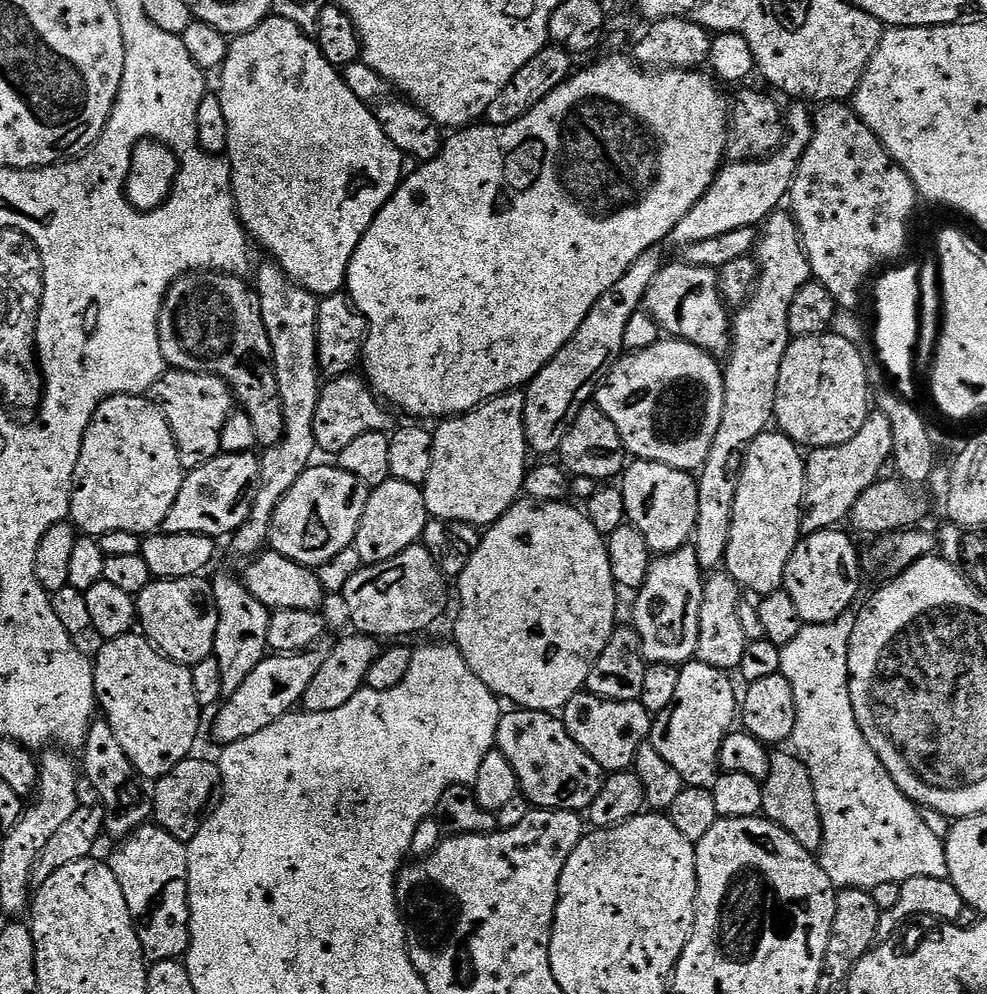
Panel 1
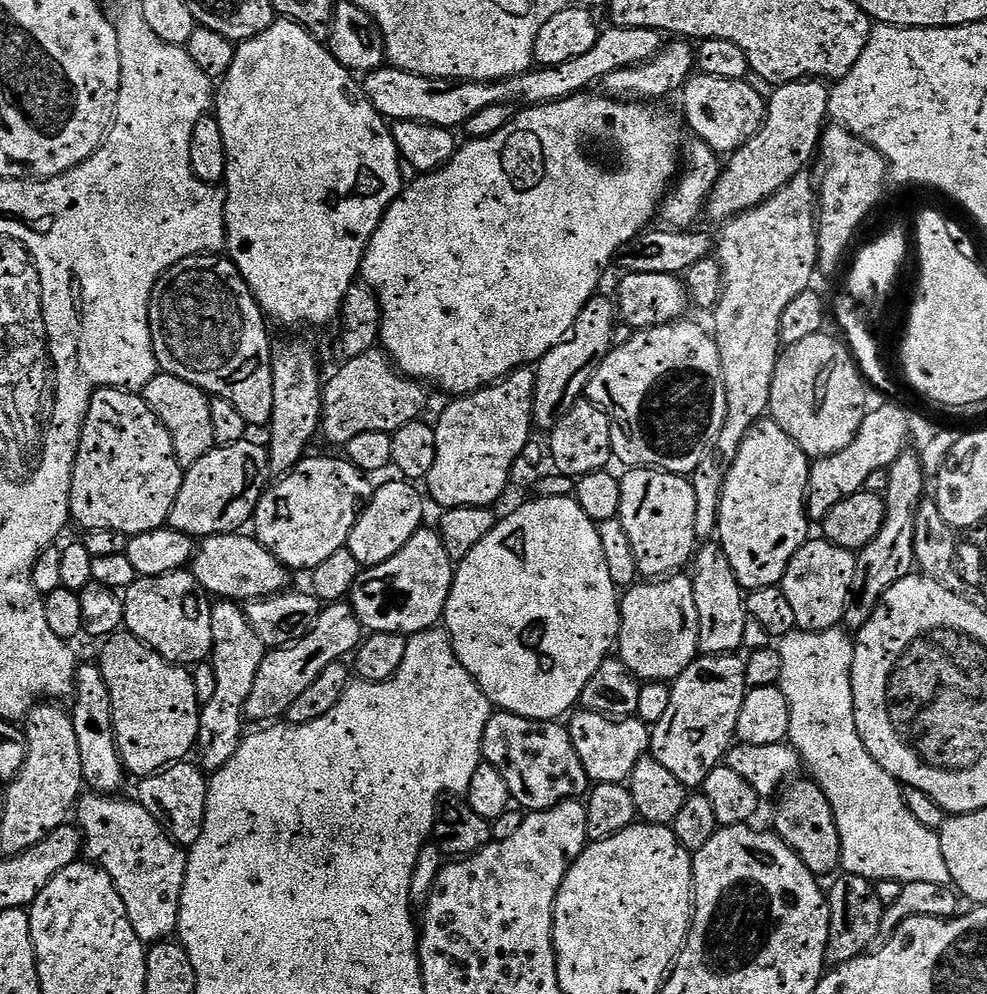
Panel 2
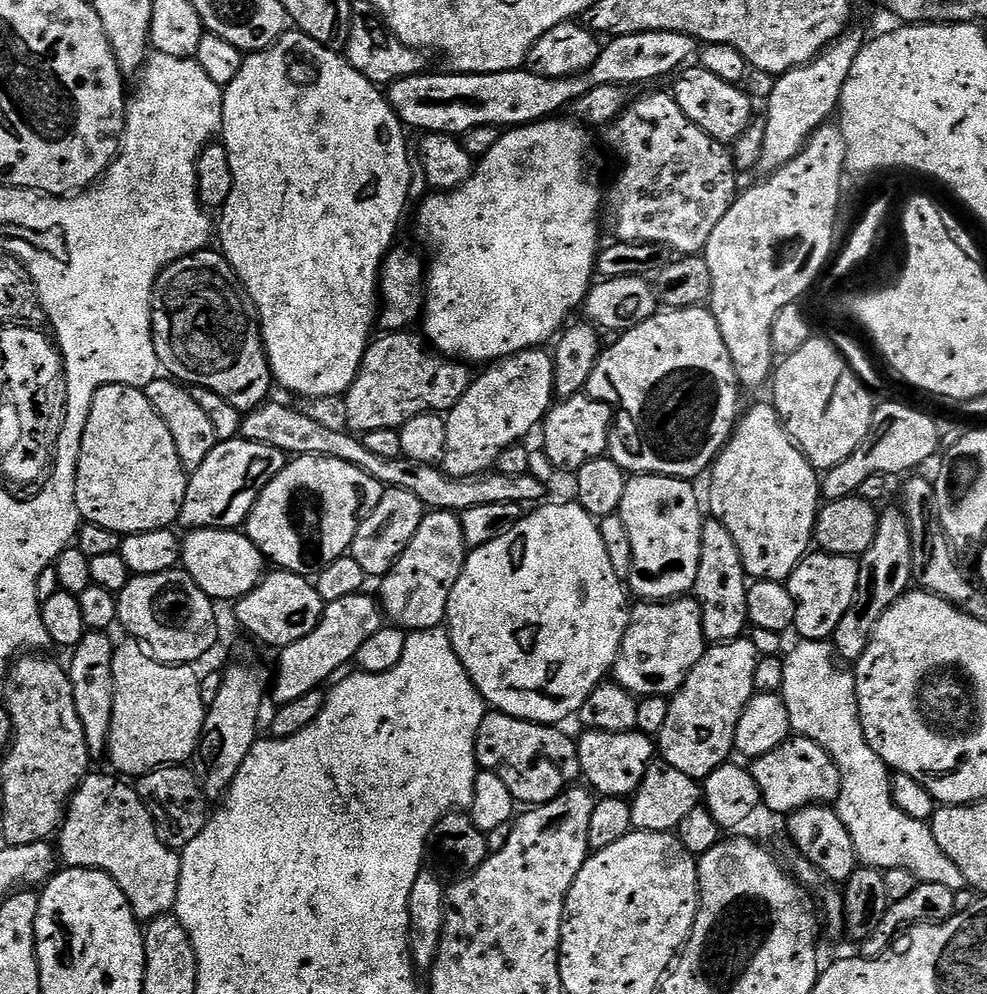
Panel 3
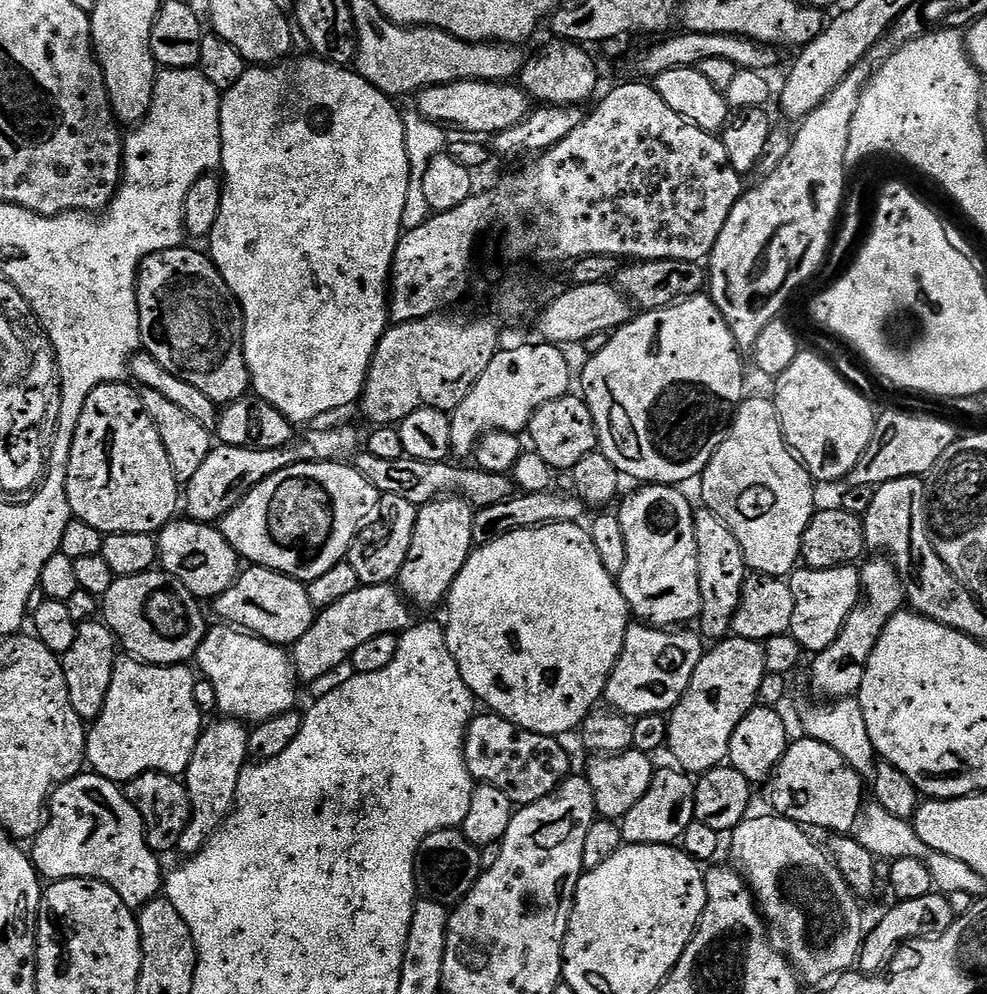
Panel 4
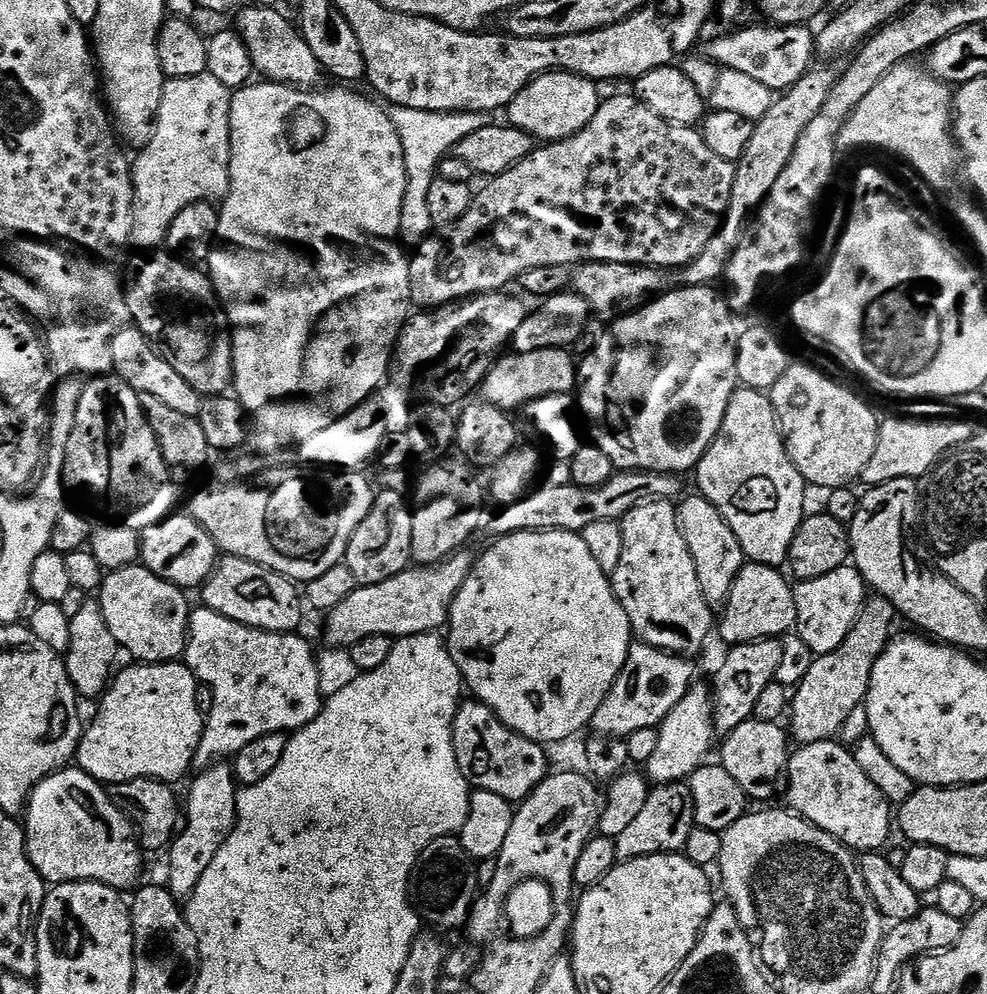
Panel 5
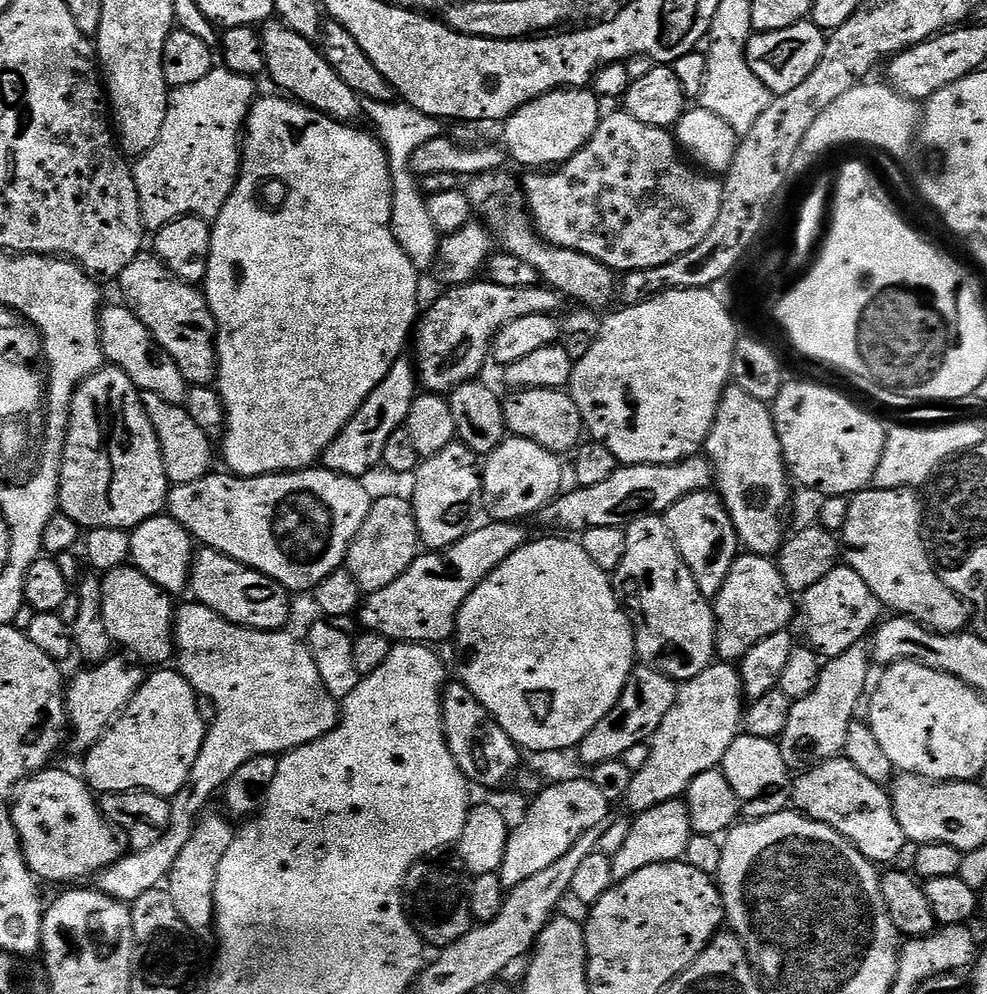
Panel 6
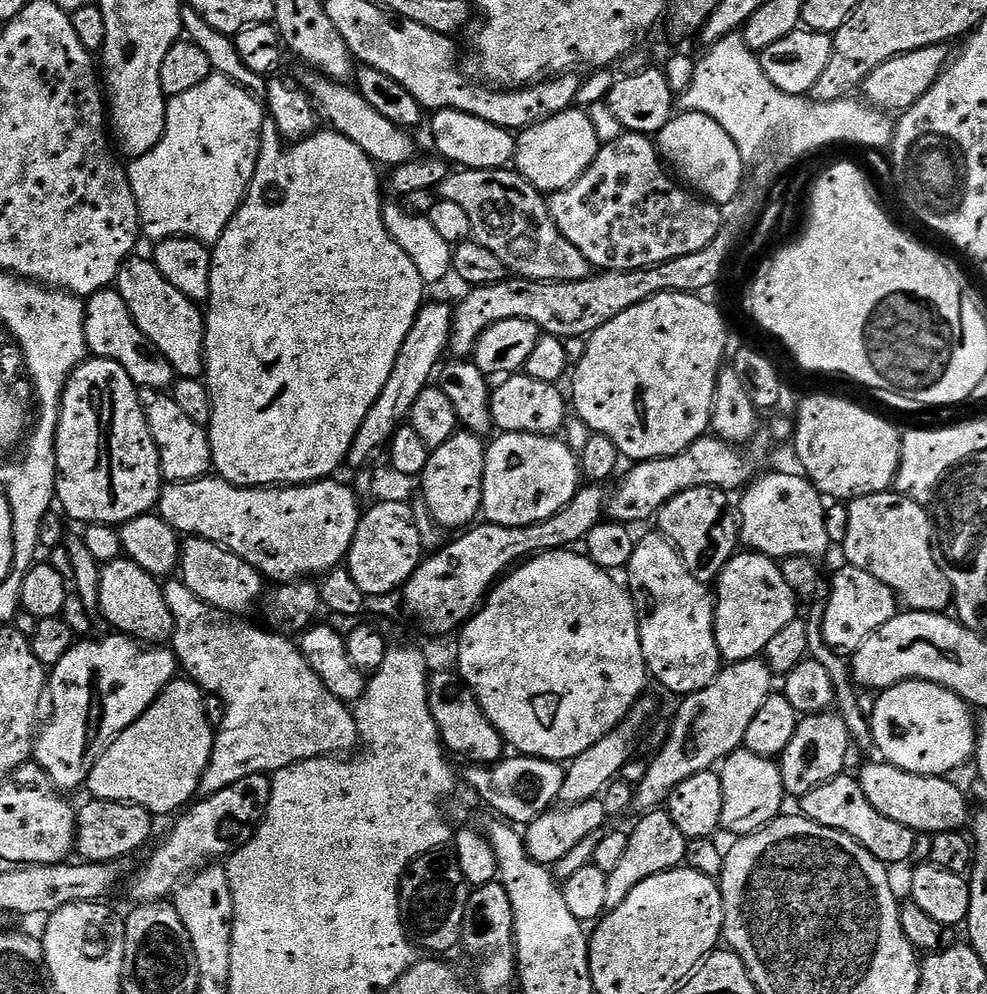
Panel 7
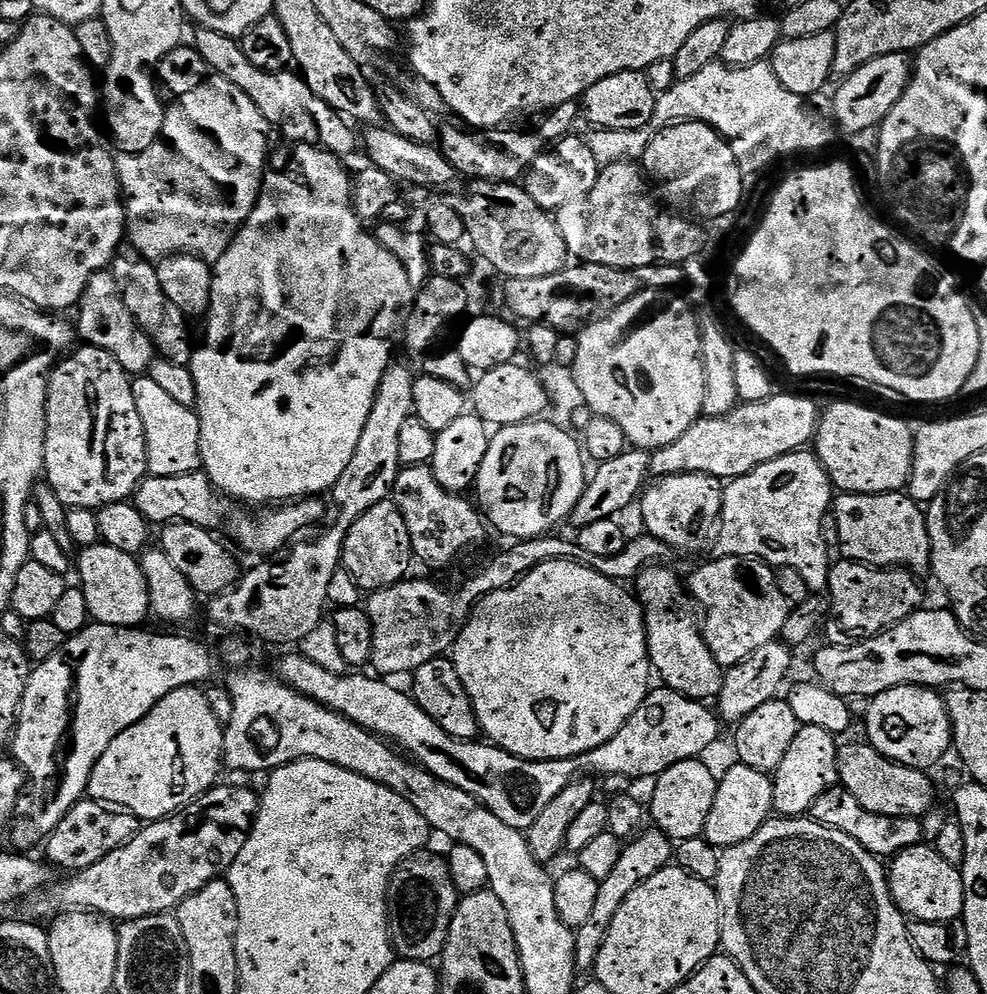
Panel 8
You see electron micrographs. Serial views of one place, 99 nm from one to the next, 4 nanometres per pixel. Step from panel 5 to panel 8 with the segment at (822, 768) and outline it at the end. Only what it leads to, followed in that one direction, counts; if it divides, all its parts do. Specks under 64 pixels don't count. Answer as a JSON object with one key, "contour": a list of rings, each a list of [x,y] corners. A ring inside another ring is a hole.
{"contour":[[[842,786],[826,790],[826,794],[822,794],[822,798],[818,798],[818,802],[812,807],[810,816],[819,824],[825,824],[834,830],[842,830],[842,834],[850,834],[850,838],[854,838],[870,855],[877,858],[885,858],[884,856],[895,858],[902,850],[924,840],[924,831],[919,819],[874,814],[866,810],[866,806],[862,806],[858,798],[854,798],[854,794],[850,794],[850,790]]]}

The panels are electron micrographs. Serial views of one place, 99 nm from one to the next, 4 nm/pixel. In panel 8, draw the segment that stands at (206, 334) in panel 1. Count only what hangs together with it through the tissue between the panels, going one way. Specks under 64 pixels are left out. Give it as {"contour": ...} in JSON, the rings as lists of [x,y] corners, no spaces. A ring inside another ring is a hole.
{"contour":[[[122,246],[116,251],[110,271],[114,282],[118,286],[118,294],[122,294],[122,302],[126,302],[126,310],[138,322],[138,326],[150,338],[150,342],[157,350],[159,359],[175,362],[178,366],[189,366],[192,362],[194,339],[188,333],[189,317],[184,316],[166,294],[162,294],[162,285],[158,283],[156,264],[148,261],[141,249]]]}

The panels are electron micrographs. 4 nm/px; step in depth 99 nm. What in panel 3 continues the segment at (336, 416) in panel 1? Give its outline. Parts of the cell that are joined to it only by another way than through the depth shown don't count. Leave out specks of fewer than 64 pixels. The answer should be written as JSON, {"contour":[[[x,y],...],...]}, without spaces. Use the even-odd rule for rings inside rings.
{"contour":[[[405,330],[377,335],[364,351],[360,372],[342,397],[344,420],[349,424],[345,425],[353,433],[398,430],[410,422],[410,418],[427,412],[447,414],[460,401],[462,394],[466,394],[470,383],[469,369],[455,359],[429,350],[423,343],[420,345],[412,334]]]}

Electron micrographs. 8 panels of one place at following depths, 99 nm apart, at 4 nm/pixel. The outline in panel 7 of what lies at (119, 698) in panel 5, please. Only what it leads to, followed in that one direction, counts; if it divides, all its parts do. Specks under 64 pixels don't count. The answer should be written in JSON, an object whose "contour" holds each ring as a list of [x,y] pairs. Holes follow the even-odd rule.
{"contour":[[[172,680],[160,691],[160,696],[154,703],[129,728],[116,736],[98,758],[98,762],[94,762],[88,775],[87,795],[98,800],[138,804],[157,817],[164,816],[167,812],[179,813],[193,799],[191,796],[197,795],[200,779],[212,757],[214,726],[209,722],[204,709],[204,697],[205,693],[200,685],[192,683],[191,680]]]}

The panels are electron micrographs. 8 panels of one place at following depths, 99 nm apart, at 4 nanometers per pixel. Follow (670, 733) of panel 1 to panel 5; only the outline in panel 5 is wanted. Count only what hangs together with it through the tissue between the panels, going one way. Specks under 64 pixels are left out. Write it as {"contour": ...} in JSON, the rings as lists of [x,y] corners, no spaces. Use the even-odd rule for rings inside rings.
{"contour":[[[779,639],[756,640],[753,644],[729,647],[728,657],[720,664],[714,683],[715,731],[727,734],[739,724],[753,719],[758,698],[766,686],[774,683],[778,664],[782,662],[783,643]]]}

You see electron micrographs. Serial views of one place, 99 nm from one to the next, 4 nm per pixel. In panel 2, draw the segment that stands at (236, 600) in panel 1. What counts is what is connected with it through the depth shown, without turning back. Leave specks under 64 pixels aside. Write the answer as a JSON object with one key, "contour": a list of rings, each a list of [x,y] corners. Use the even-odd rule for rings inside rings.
{"contour":[[[230,600],[213,603],[212,617],[214,646],[210,665],[212,664],[212,672],[216,675],[216,685],[212,688],[212,697],[203,701],[198,737],[198,764],[208,774],[224,768],[226,762],[234,758],[234,750],[238,750],[240,741],[246,735],[246,698],[250,698],[250,689],[254,687],[254,678],[258,678],[258,666],[262,666],[262,658],[266,651],[258,630],[251,625],[247,611],[239,603]]]}

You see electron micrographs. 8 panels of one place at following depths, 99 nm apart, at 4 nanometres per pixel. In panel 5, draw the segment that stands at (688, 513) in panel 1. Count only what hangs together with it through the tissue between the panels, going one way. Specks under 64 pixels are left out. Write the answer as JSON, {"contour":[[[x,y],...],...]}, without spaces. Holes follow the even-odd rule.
{"contour":[[[649,500],[647,504],[639,504],[634,510],[630,510],[628,515],[624,517],[624,561],[618,566],[618,570],[611,573],[610,579],[612,588],[616,591],[616,597],[621,606],[626,610],[626,614],[632,623],[632,630],[635,639],[642,644],[649,644],[655,648],[660,648],[664,652],[674,652],[678,656],[695,657],[695,652],[703,646],[708,640],[708,635],[714,632],[714,610],[706,602],[706,598],[702,594],[702,586],[698,586],[698,574],[694,570],[694,558],[690,554],[690,550],[686,546],[686,538],[680,529],[680,513],[677,505],[670,500]]]}

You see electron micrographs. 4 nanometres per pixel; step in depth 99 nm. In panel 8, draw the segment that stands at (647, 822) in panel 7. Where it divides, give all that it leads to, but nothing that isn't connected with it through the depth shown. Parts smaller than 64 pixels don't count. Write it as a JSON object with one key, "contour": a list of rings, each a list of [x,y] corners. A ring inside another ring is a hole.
{"contour":[[[645,830],[635,840],[625,843],[620,849],[618,866],[610,879],[601,881],[598,890],[598,903],[590,914],[590,922],[576,932],[576,967],[581,973],[591,973],[596,966],[604,940],[608,937],[608,928],[611,927],[620,907],[634,890],[646,878],[654,878],[663,868],[669,867],[674,860],[674,844],[665,832],[659,830]],[[652,831],[652,832],[651,832]]]}

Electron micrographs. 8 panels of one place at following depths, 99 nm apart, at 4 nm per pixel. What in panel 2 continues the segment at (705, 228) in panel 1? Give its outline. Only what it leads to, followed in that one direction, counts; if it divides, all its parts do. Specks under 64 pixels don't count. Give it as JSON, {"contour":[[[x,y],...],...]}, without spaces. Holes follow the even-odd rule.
{"contour":[[[819,78],[810,80],[795,80],[789,84],[779,85],[776,92],[766,100],[766,111],[764,113],[764,125],[758,130],[758,134],[746,142],[738,151],[731,153],[727,157],[726,163],[721,167],[720,177],[714,186],[714,190],[708,199],[706,209],[707,219],[720,220],[727,222],[735,216],[749,212],[752,208],[757,208],[762,202],[766,202],[778,190],[785,188],[796,176],[805,171],[808,163],[813,163],[820,147],[820,137],[824,135],[824,129],[829,123],[828,115],[828,94],[830,88],[825,81]]]}

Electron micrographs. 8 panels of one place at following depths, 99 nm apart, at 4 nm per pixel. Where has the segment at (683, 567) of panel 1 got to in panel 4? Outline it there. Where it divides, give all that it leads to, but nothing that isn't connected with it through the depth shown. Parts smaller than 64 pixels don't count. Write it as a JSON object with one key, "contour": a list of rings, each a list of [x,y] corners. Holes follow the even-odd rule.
{"contour":[[[643,622],[629,623],[620,660],[610,674],[603,699],[629,718],[671,713],[690,686],[690,678],[694,678],[694,670],[698,670],[698,662],[706,651],[705,641],[695,631],[688,631],[692,630],[654,628]]]}

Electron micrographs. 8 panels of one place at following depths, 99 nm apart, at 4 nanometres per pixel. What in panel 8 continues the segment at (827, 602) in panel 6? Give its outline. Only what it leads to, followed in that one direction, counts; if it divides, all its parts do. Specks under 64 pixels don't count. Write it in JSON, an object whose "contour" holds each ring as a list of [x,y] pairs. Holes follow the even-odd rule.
{"contour":[[[843,558],[837,561],[837,564],[835,561],[831,565],[826,593],[830,601],[830,619],[826,624],[826,632],[828,628],[828,636],[832,639],[829,641],[833,645],[847,646],[853,642],[869,640],[921,611],[925,603],[924,592],[913,573],[871,568],[868,564],[856,564]]]}

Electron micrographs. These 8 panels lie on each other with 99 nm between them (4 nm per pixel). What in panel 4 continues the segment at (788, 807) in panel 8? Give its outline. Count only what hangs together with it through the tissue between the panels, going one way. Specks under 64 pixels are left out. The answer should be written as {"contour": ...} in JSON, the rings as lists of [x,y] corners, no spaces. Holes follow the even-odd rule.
{"contour":[[[865,559],[859,565],[860,597],[854,610],[850,610],[850,618],[846,618],[846,626],[842,626],[842,634],[838,634],[838,638],[834,638],[826,650],[811,657],[812,688],[828,702],[846,700],[859,693],[870,654],[874,654],[874,646],[878,646],[878,638],[882,638],[886,622],[890,622],[890,618],[894,618],[894,614],[898,614],[906,604],[904,584],[891,560],[872,559],[876,560]]]}

